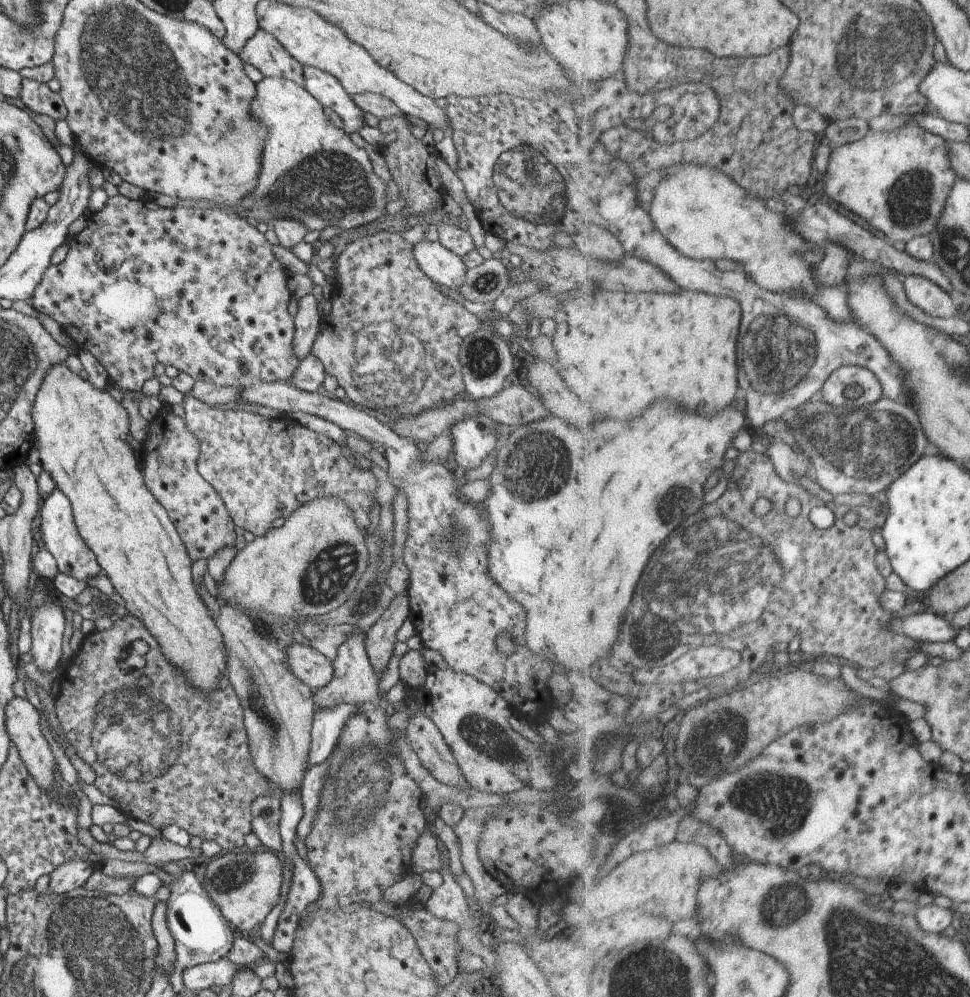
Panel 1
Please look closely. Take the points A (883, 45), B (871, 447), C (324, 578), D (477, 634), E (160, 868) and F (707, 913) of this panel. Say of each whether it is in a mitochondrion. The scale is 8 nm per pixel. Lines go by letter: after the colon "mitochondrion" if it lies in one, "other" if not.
A: mitochondrion
B: mitochondrion
C: mitochondrion
D: other
E: other
F: other

